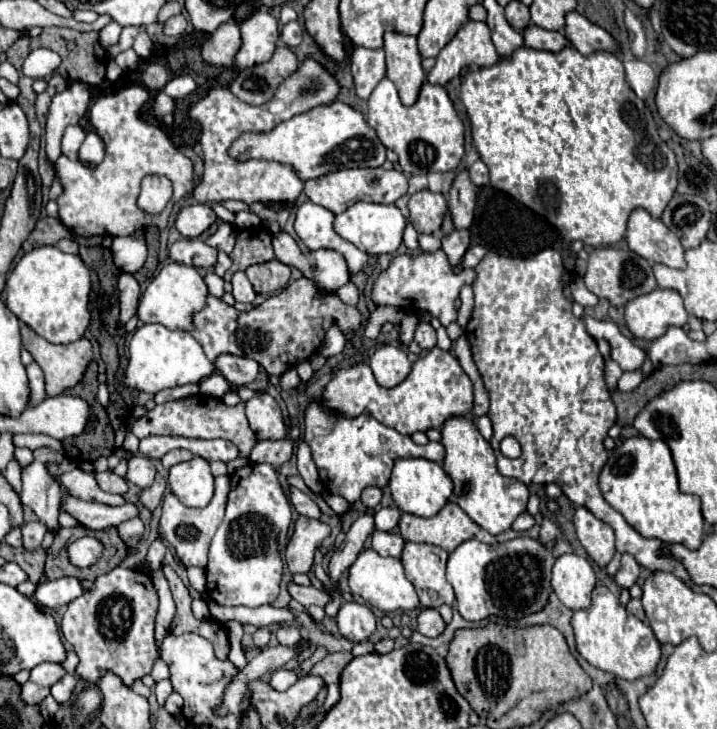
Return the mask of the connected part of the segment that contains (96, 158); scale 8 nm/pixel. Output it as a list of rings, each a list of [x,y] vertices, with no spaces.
[[[89,131],[81,149],[79,149],[79,157],[81,161],[89,161],[89,163],[101,163],[105,155],[105,145],[101,141],[101,137],[95,131]]]

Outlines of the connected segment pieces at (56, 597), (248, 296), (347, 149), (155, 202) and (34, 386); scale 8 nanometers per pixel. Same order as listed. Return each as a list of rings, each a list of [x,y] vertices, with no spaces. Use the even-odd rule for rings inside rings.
[[[61,577],[55,581],[41,581],[35,591],[35,601],[43,607],[57,609],[61,605],[71,603],[83,593],[83,585],[77,577]]]
[[[243,271],[235,273],[231,283],[233,283],[233,297],[235,297],[235,301],[247,301],[247,303],[251,303],[255,299],[257,293],[255,293],[253,285],[249,283],[249,279],[247,279],[247,275]]]
[[[343,101],[317,105],[309,113],[293,115],[289,121],[279,123],[269,133],[243,133],[233,141],[229,155],[239,161],[265,159],[293,167],[301,181],[317,179],[327,173],[351,167],[379,167],[385,161],[385,147],[377,133],[367,125],[363,115]],[[369,141],[369,143],[349,143]]]
[[[161,175],[145,177],[141,181],[141,193],[137,205],[149,215],[157,215],[161,213],[161,209],[165,209],[171,195],[173,195],[173,185],[167,177]]]
[[[33,361],[27,367],[27,375],[29,375],[29,387],[31,387],[31,399],[29,405],[37,405],[41,403],[47,395],[45,395],[45,379],[43,379],[43,371],[41,367]]]

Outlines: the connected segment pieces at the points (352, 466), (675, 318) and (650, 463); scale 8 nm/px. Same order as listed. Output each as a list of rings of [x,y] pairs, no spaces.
[[[311,403],[305,411],[305,443],[311,447],[313,461],[319,467],[319,481],[323,487],[333,493],[345,497],[349,503],[361,497],[361,491],[369,485],[385,487],[393,463],[405,457],[423,457],[435,463],[441,463],[445,457],[445,447],[437,441],[429,441],[427,445],[415,445],[411,437],[397,433],[395,429],[379,423],[369,415],[359,415],[355,419],[341,419],[325,411],[319,403]]]
[[[655,289],[625,305],[625,321],[633,337],[653,341],[671,325],[683,327],[687,323],[687,311],[677,291]]]
[[[647,437],[625,439],[609,453],[609,459],[599,475],[599,487],[605,501],[615,507],[643,537],[655,537],[669,545],[679,543],[687,549],[697,549],[701,545],[701,501],[695,495],[679,491],[675,465],[665,441],[651,441]]]

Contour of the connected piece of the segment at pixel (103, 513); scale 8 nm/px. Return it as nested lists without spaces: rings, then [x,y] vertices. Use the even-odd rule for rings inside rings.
[[[69,497],[63,501],[63,509],[69,511],[75,519],[79,519],[81,525],[87,529],[107,529],[117,527],[119,523],[133,519],[139,515],[139,507],[133,503],[125,503],[121,507],[111,507],[103,503],[87,503],[77,497]]]

